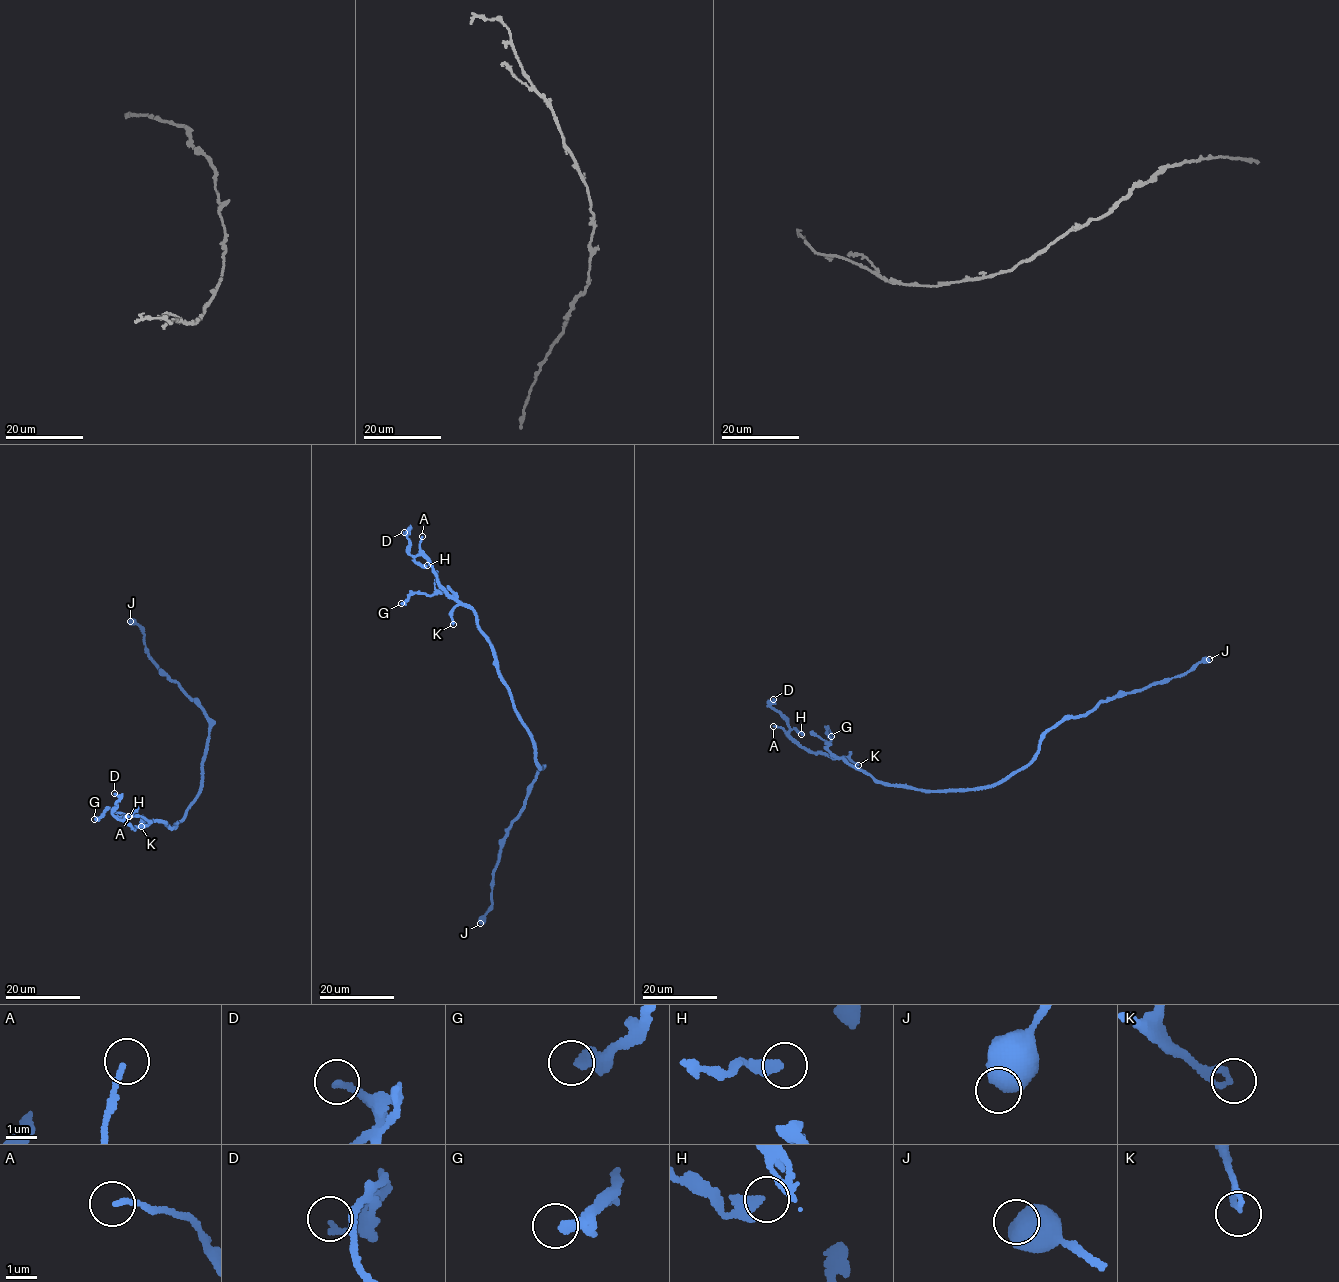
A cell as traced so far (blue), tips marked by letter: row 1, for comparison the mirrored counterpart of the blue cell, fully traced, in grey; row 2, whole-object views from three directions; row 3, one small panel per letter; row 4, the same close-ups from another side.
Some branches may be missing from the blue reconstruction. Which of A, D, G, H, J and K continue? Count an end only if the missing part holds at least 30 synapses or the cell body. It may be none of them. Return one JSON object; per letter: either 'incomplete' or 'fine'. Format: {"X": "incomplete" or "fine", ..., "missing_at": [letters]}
{"A": "fine", "D": "fine", "G": "fine", "H": "fine", "J": "fine", "K": "incomplete", "missing_at": ["K"]}

